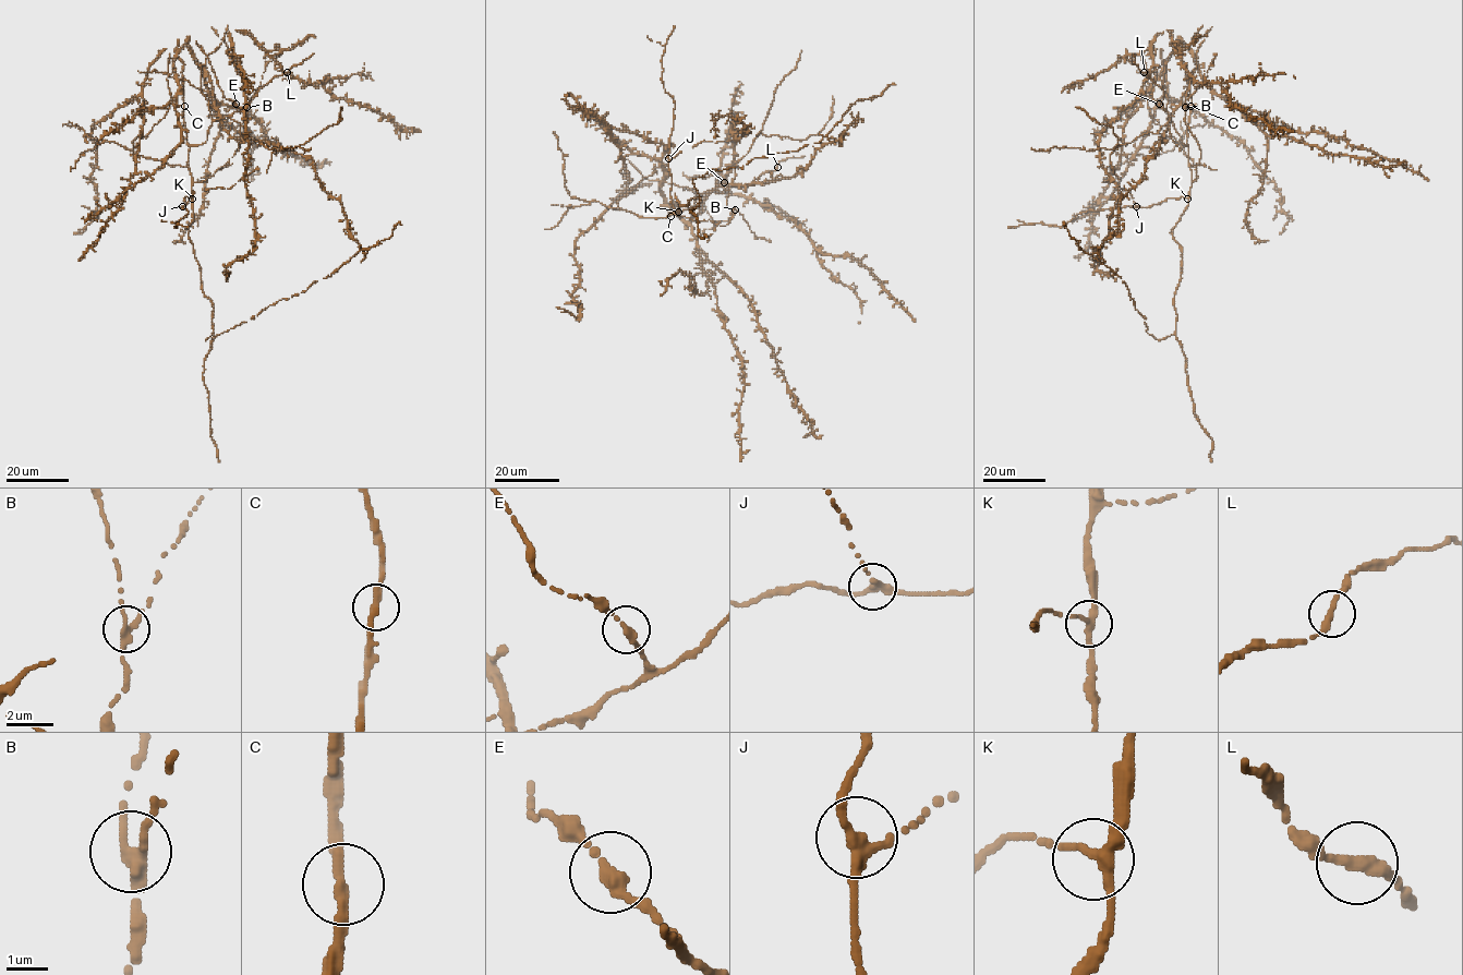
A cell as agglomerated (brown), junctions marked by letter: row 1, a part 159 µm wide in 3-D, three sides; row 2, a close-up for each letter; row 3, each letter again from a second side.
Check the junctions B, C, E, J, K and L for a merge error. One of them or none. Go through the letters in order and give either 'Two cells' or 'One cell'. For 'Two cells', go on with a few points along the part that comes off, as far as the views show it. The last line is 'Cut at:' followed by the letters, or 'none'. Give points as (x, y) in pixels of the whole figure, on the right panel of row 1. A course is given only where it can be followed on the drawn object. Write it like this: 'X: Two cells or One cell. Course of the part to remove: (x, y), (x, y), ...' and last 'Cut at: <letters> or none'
B: One cell
C: One cell
E: One cell
J: One cell
K: One cell
L: One cell
Cut at: none

